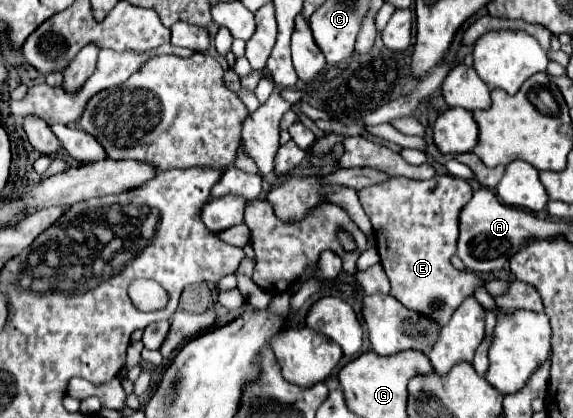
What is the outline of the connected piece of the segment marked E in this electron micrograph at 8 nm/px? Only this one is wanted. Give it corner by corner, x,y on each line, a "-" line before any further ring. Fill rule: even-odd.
434,175
426,181
414,181
408,177
392,177
386,183
364,187
358,191
362,209
372,221
376,247
380,253
380,261
384,265
384,271
390,279
390,295
396,297
404,307
416,309
422,315
428,315
430,319
438,321
440,325
446,325
456,311
456,307
474,293
474,289
482,283
472,271
458,271
452,267
450,259
456,253
456,241
458,241
458,217
460,209
472,199
472,185
464,179
452,177
452,175

